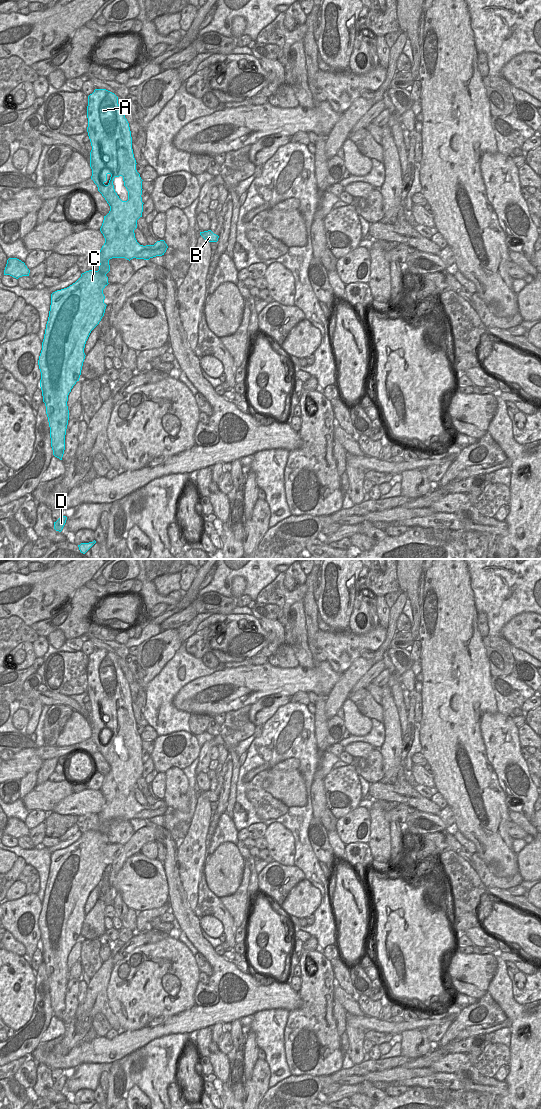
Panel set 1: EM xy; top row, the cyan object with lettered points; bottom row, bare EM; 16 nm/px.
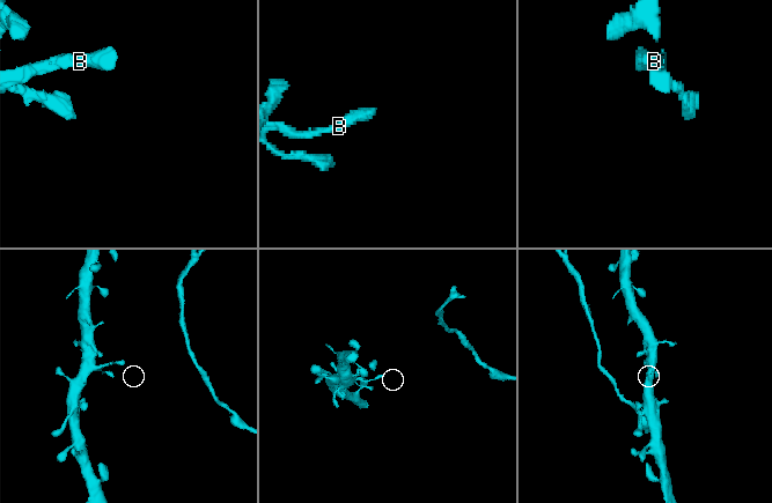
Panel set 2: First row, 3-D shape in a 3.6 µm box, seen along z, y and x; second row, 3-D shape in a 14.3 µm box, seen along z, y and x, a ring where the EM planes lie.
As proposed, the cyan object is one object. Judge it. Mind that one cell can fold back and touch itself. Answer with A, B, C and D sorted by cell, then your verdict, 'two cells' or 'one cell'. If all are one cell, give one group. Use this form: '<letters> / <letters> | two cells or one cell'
A B C D | one cell

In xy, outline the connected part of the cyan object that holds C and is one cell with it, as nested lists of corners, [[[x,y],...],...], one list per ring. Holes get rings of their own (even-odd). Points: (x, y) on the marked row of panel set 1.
[[[95,89],[88,96],[87,118],[87,132],[92,146],[91,179],[109,204],[110,211],[104,216],[100,228],[105,243],[97,253],[99,270],[86,271],[69,287],[51,294],[49,317],[38,365],[41,372],[40,387],[50,427],[51,447],[53,455],[60,460],[65,450],[65,435],[69,420],[68,395],[79,381],[86,356],[84,353],[86,341],[91,331],[101,321],[107,306],[104,303],[103,289],[109,284],[106,276],[110,271],[109,260],[112,258],[125,258],[129,261],[133,258],[149,260],[164,255],[168,248],[164,240],[157,241],[154,245],[143,246],[135,238],[134,230],[137,228],[137,220],[142,217],[143,212],[144,203],[141,197],[143,180],[136,170],[137,163],[132,149],[131,131],[118,104],[118,97],[106,89]],[[119,176],[123,177],[124,186],[128,191],[127,201],[122,201],[114,189],[114,178]]]

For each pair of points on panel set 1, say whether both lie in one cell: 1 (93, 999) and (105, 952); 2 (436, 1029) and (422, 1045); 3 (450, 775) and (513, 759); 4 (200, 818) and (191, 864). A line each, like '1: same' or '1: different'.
1: different
2: different
3: different
4: same

